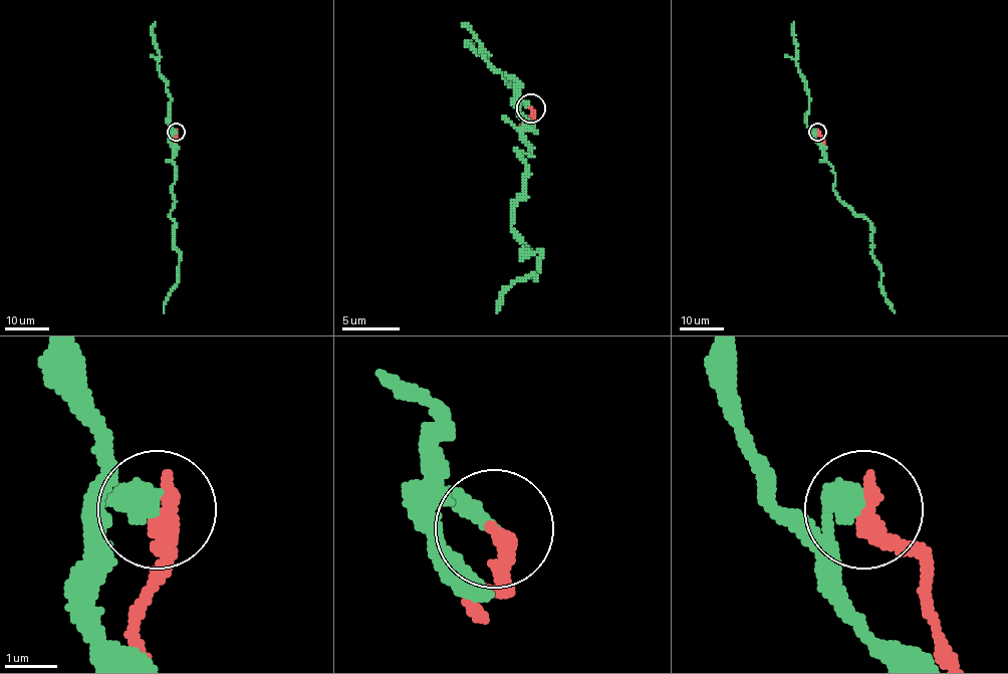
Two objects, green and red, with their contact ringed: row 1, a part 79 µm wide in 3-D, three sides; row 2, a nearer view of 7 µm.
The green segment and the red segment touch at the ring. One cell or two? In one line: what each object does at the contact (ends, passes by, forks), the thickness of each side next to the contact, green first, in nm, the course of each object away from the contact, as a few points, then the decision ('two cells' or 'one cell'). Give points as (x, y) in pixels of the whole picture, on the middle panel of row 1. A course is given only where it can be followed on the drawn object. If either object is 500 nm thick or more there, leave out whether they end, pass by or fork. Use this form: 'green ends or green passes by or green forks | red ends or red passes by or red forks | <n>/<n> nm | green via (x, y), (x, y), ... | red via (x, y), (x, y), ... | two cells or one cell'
green ends | red ends | 380/360 nm | green via (531, 107), (517, 101), (528, 154), (511, 229), (540, 252), (537, 278), (517, 281), (497, 309) | red via (531, 107), (528, 122), (520, 125) | two cells

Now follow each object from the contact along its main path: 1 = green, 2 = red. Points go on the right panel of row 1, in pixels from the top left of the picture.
1: (817, 132), (815, 141), (832, 168), (837, 196), (869, 222), (871, 255), (894, 312)
2: (817, 132), (822, 138), (823, 147)

